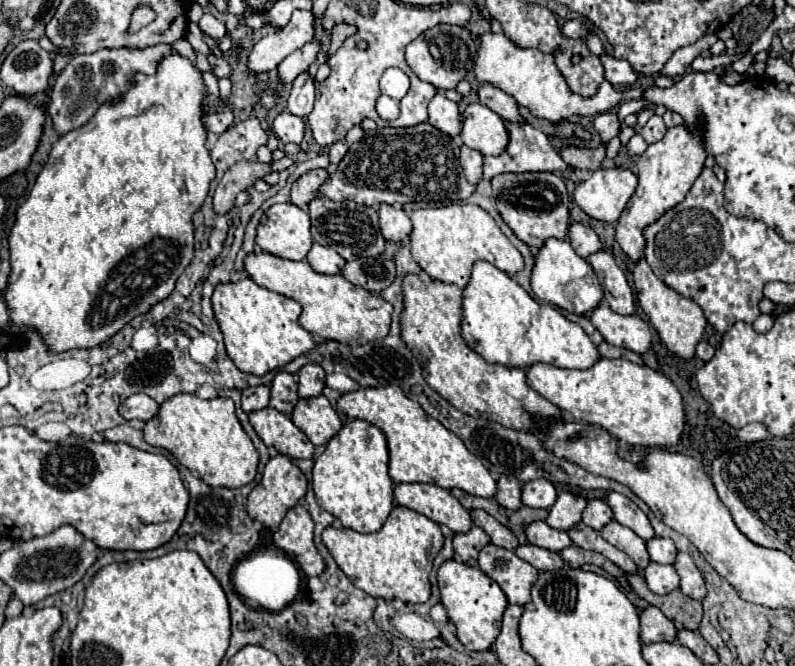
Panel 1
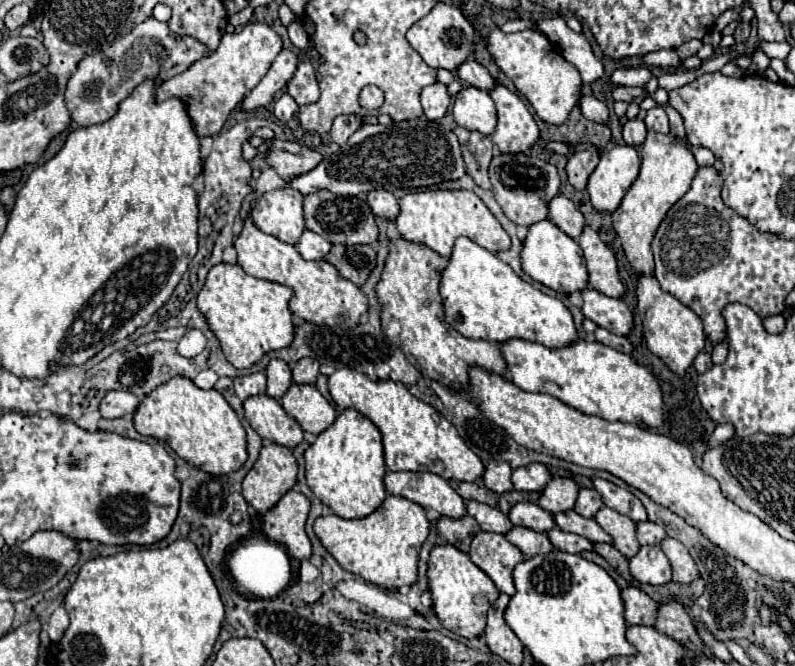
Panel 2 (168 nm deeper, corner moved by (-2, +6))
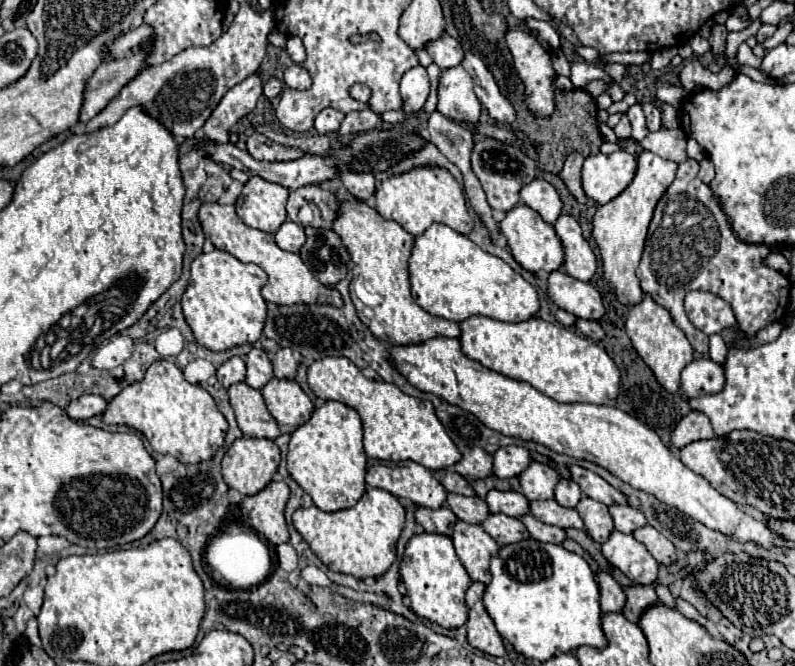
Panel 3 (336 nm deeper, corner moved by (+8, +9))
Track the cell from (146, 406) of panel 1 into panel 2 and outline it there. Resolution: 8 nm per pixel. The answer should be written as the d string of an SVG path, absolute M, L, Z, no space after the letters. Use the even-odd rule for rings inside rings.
M120 389L120 391L108 391L104 395L104 399L100 401L100 415L104 419L118 419L124 415L132 415L138 407L140 399L136 395L132 395L128 389Z

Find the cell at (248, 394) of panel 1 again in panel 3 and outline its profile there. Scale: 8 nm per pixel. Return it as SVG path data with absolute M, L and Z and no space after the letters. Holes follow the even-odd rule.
M234 356L218 368L216 376L218 376L218 380L222 382L224 388L230 388L232 384L238 384L238 382L246 380L246 364L244 364L242 358Z

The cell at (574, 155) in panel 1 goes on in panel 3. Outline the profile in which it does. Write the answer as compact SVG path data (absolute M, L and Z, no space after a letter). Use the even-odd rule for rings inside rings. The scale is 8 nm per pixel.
M572 152L568 154L568 158L564 160L564 168L560 172L560 178L564 180L564 184L568 186L568 190L572 192L572 196L578 200L578 202L586 202L586 194L582 190L582 184L580 184L580 170L582 170L582 164L584 164L584 156L580 152Z

